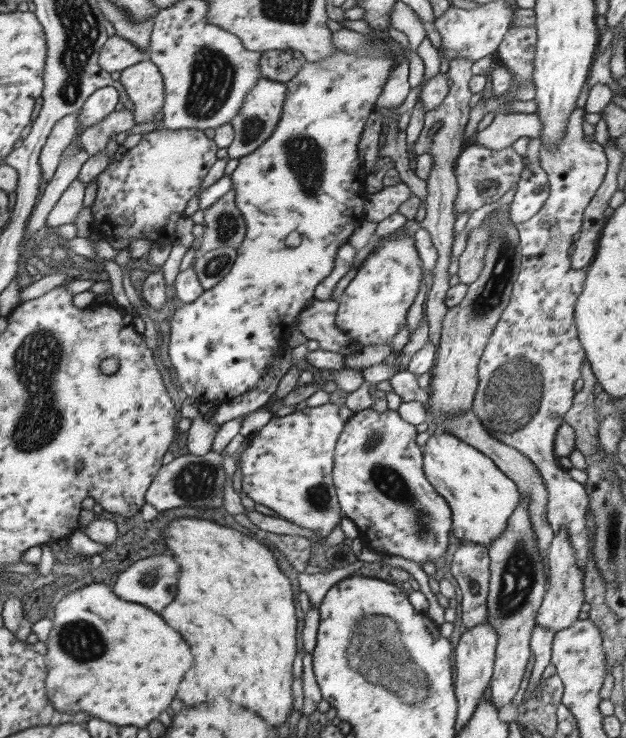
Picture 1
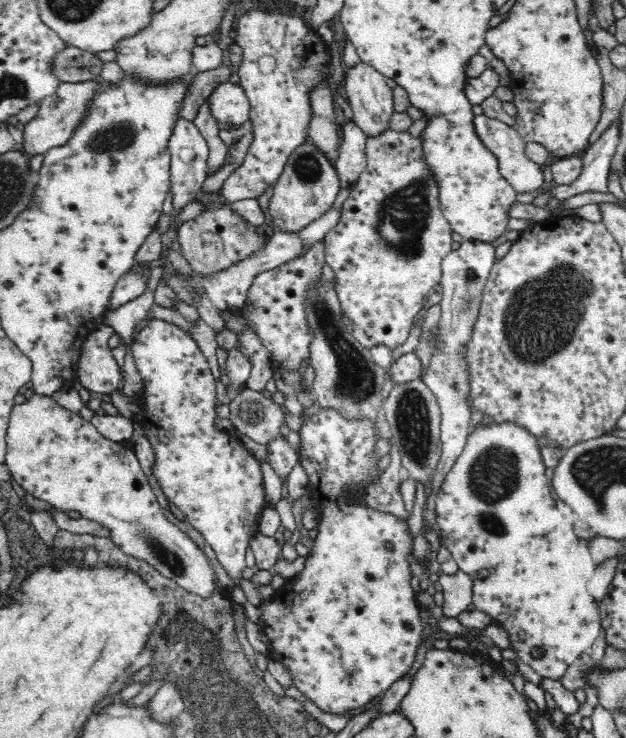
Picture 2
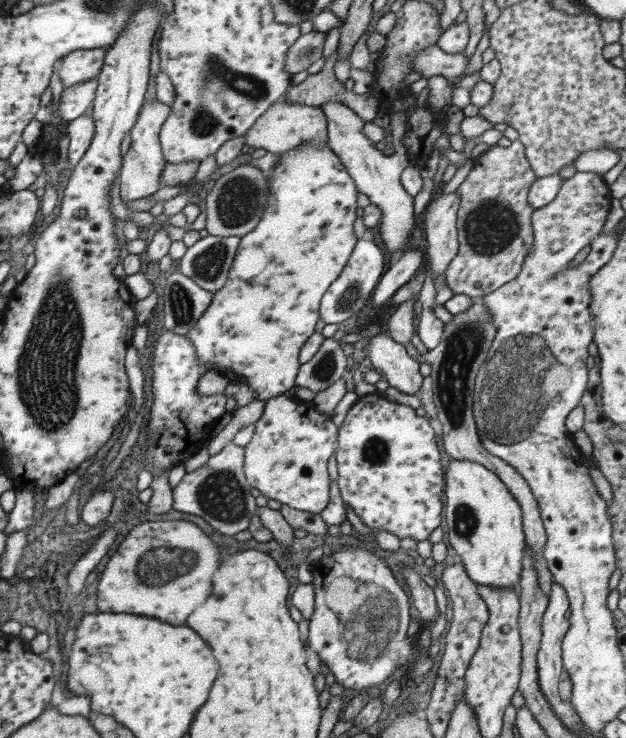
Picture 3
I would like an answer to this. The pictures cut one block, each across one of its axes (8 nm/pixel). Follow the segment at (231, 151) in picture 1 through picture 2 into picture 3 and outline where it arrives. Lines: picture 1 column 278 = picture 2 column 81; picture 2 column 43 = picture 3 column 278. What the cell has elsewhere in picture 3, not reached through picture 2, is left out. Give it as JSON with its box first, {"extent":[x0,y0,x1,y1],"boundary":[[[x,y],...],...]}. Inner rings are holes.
{"extent":[243,94,329,155],"boundary":[[[284,94],[272,106],[268,106],[268,110],[255,120],[254,125],[245,132],[243,137],[248,147],[254,147],[257,150],[264,148],[267,152],[282,155],[303,145],[313,145],[318,149],[324,149],[328,144],[329,147],[327,125],[328,121],[322,108],[290,104],[286,102],[286,94]]]}

